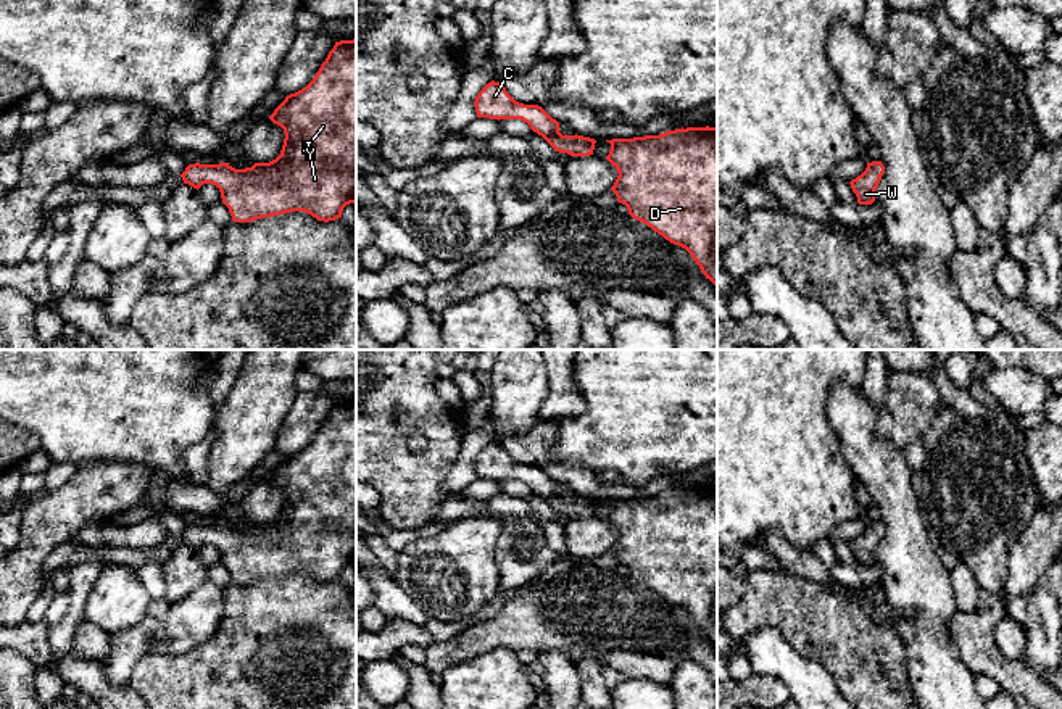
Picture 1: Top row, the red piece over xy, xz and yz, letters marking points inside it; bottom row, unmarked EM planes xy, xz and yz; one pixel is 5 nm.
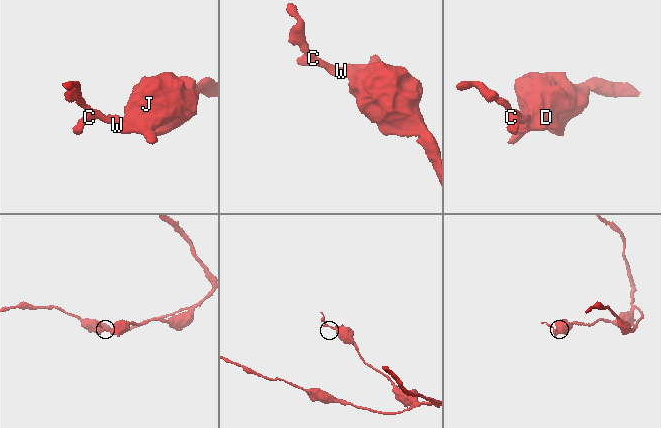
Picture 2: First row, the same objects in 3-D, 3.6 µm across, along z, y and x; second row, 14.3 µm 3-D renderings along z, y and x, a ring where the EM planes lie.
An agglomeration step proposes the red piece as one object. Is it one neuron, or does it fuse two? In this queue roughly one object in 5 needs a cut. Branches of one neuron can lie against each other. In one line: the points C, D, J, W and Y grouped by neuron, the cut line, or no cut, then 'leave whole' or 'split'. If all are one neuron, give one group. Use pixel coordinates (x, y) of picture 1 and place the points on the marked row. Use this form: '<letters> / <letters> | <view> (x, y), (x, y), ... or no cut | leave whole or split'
C D J W Y | no cut | leave whole

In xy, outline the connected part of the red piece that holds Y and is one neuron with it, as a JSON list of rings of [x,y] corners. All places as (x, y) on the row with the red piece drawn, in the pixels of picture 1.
[[[356,39],[335,42],[313,81],[287,95],[269,119],[285,134],[276,160],[245,169],[229,163],[189,164],[180,174],[184,184],[197,190],[203,184],[216,185],[235,222],[292,211],[305,211],[324,222],[342,218],[343,208],[356,203]]]

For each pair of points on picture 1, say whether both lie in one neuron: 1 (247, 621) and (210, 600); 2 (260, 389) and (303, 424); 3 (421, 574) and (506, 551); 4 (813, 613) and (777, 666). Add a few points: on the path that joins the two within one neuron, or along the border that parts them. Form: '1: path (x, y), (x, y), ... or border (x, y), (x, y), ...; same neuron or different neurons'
1: border (224, 588), (223, 619), (218, 629), (205, 640); different neurons
2: border (297, 393), (279, 427), (274, 448); different neurons
3: border (500, 519), (500, 537), (495, 550), (498, 588); different neurons
4: border (756, 629), (775, 629), (800, 655), (822, 667); different neurons

